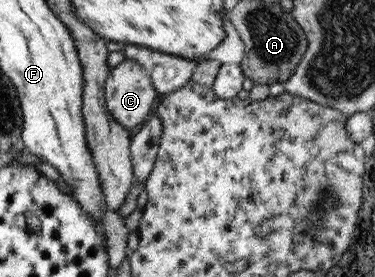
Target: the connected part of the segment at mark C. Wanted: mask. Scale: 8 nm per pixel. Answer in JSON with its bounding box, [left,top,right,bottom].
[104,59,159,133]

